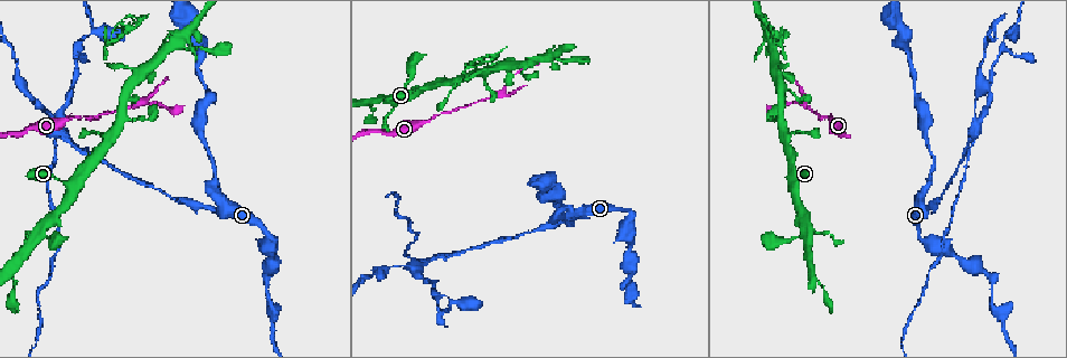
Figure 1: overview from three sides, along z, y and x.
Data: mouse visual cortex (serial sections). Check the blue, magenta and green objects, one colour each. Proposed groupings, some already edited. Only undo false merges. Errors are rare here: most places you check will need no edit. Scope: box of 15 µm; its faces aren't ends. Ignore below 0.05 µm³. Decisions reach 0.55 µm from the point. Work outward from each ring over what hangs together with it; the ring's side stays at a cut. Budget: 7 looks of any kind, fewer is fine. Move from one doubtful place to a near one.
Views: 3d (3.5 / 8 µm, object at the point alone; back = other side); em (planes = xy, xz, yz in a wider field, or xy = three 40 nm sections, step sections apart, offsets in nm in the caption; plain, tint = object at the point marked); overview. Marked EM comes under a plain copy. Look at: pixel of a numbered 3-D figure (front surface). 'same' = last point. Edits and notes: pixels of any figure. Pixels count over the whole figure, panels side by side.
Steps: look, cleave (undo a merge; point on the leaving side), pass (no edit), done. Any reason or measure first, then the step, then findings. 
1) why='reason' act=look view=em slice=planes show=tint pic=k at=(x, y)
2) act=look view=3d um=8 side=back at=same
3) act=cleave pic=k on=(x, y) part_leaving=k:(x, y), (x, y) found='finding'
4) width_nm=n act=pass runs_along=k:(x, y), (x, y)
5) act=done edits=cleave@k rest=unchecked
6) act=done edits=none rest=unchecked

why='thin neck' act=look view=3d um=8 pic=1 at=(466, 77)

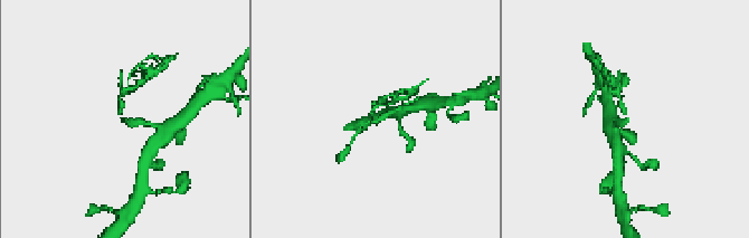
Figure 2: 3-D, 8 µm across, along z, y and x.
why='closer look' act=look view=3d um=3.5 pic=2 at=(626, 113)

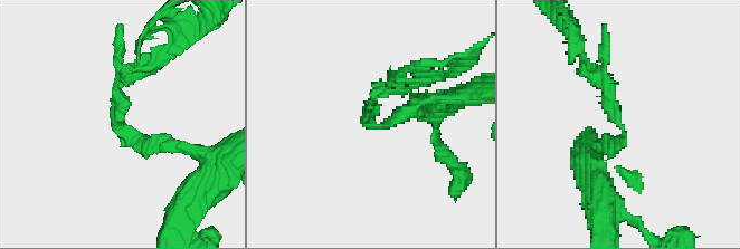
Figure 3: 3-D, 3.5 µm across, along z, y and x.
arm_widths_nm=150,150 act=look view=em slice=xy step=5 show=tint pic=3 at=(374, 123)

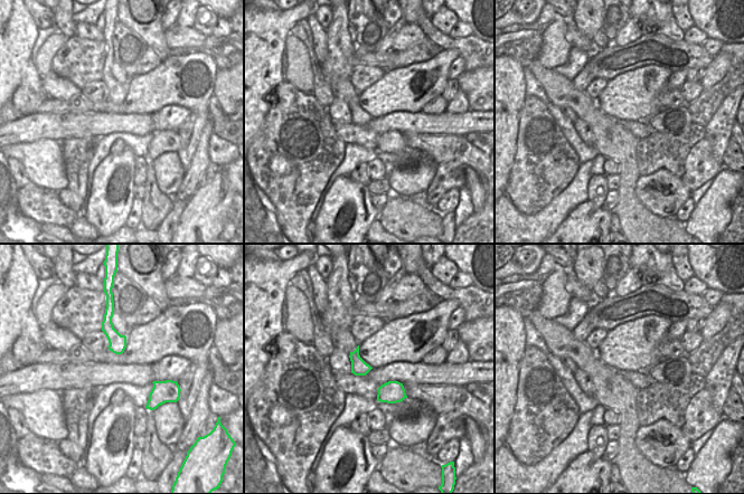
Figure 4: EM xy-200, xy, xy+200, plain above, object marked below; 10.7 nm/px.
act=pass runs_along=3:(186, 149), (144, 145), (116, 118), (130, 74) found='continuous, no second cell'

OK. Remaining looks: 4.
why='four-way junction' act=look view=3d um=3.5 pic=1 at=(414, 264)

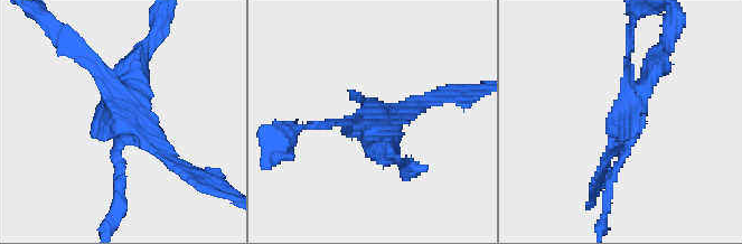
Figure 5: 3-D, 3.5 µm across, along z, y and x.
arms=4 arm_widths_nm=150,150,150,300 act=look view=em slice=xy step=5 show=tint pic=5 at=(127, 123)

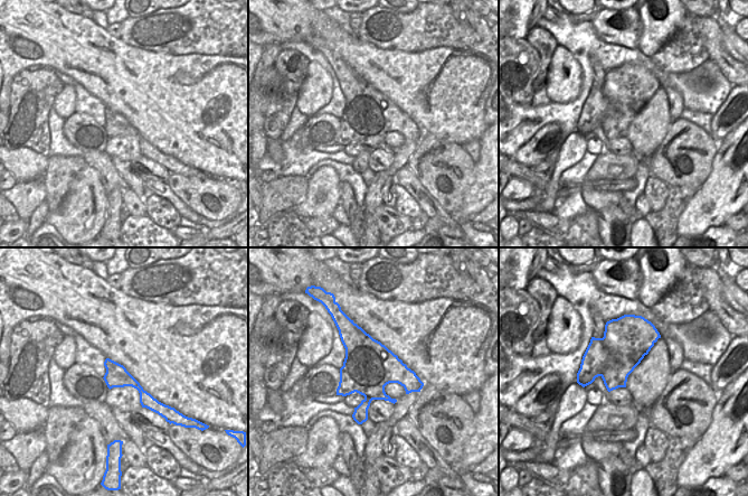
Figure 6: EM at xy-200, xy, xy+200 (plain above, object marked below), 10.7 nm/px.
why='another direction' act=look view=em slice=xy step=3 show=tint at=same

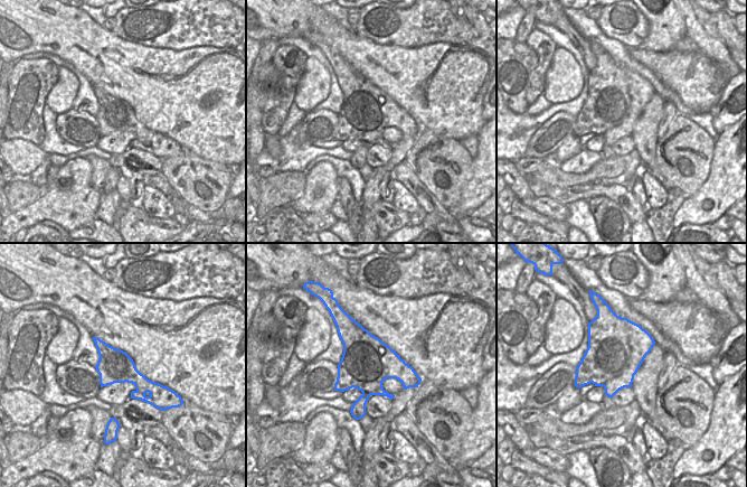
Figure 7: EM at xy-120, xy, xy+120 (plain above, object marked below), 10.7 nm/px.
act=cleave pic=5 on=(660, 50) border=7:(596, 319), (615, 335), (651, 337) found='a second cell is stuck on'

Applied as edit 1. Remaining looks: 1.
act=done edits=cleave@5 rest=unchecked

